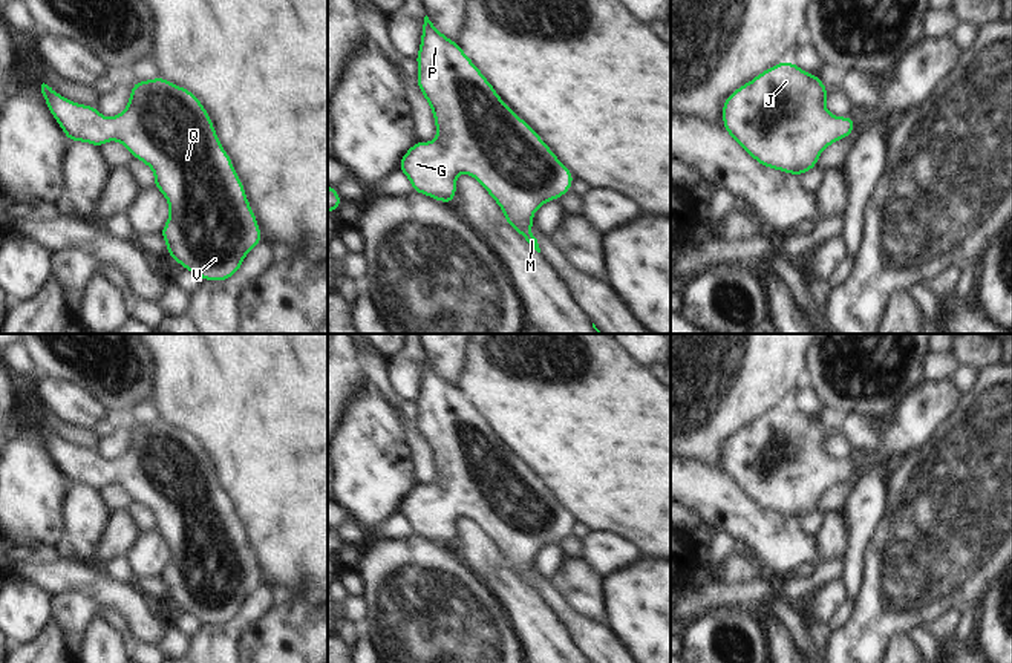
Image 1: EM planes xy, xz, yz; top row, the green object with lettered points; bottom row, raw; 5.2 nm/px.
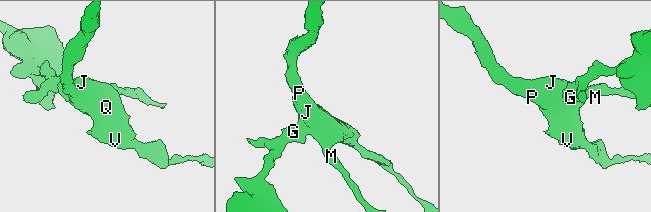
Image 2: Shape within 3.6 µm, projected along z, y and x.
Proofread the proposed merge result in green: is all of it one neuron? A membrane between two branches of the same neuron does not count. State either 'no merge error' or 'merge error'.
no merge error

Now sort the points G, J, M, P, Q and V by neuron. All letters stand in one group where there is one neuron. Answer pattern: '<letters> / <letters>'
G J M P Q V

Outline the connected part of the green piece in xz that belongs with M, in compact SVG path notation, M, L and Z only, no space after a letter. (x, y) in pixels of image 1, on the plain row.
M427 358L415 403L416 427L432 450L436 482L430 485L416 482L403 498L397 513L409 521L413 536L427 537L444 547L453 547L458 516L473 519L504 554L505 565L540 596L537 582L530 576L533 557L547 544L557 544L571 533L573 516L533 470L501 443L458 386L438 374Z

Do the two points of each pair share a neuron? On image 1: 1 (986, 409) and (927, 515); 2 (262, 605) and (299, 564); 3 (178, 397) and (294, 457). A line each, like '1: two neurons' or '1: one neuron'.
1: one neuron
2: two neurons
3: one neuron

